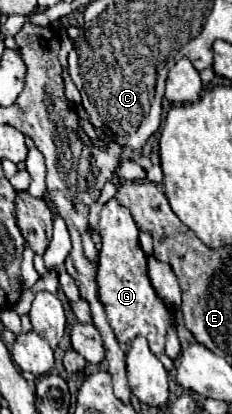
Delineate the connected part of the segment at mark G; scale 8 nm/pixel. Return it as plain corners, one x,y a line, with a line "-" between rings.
110,198
102,212
100,212
100,232
102,232
102,250
98,254
98,294
100,302
104,304
108,322
118,338
122,350
130,348
130,342
136,336
144,336
150,344
150,350
156,356
164,354
164,340
174,324
174,310
164,304
156,290
150,284
148,270
146,270
146,254
140,248
138,234
140,228
136,226
130,210
122,206
116,198

